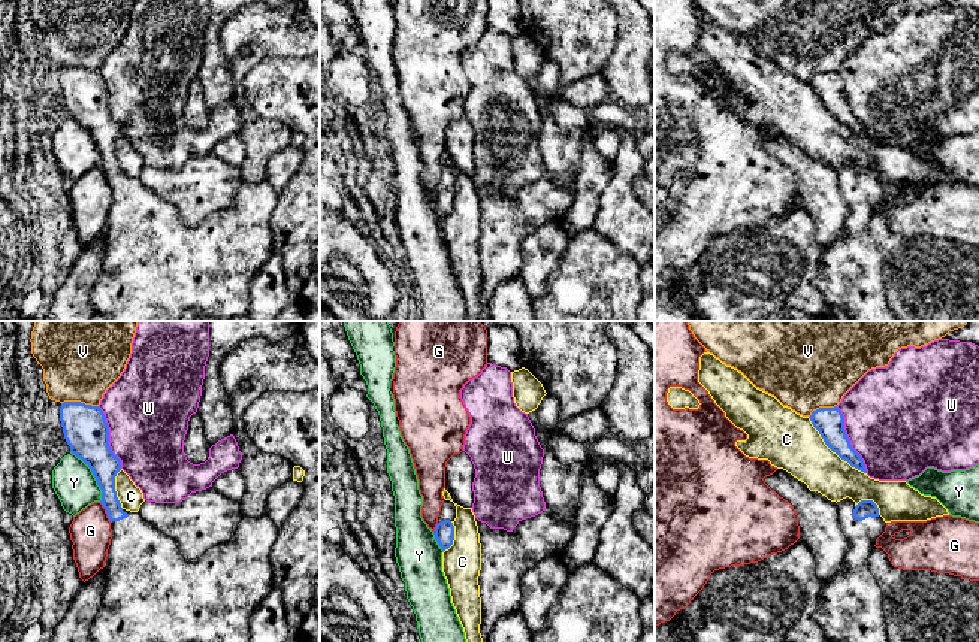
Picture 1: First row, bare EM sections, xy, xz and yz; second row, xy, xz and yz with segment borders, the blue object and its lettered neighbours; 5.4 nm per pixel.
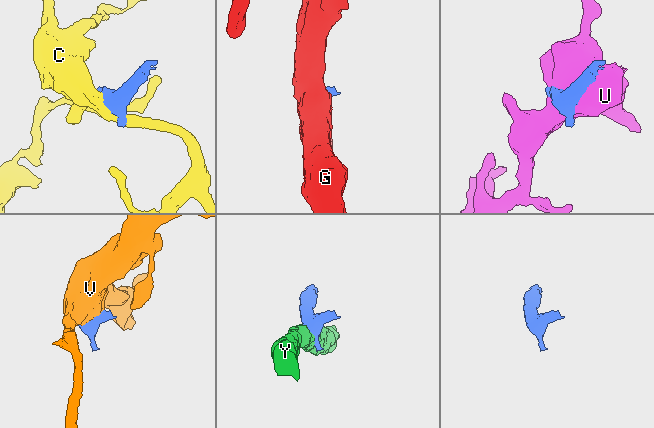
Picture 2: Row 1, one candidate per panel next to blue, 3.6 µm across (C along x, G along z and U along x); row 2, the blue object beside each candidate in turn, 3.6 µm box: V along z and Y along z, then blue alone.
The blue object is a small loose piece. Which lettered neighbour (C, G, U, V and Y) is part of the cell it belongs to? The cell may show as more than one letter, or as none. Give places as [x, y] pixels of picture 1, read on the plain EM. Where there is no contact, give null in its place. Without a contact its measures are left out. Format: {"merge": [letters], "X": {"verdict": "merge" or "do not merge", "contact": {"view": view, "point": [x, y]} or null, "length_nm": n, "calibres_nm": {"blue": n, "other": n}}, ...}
{"merge": [], "C": {"verdict": "do not merge", "contact": {"view": "yz", "point": [833, 117]}, "length_nm": 440, "calibres_nm": {"blue": 160, "other": 300}}, "G": {"verdict": "do not merge", "contact": {"view": "xy", "point": [106, 178]}, "length_nm": 130, "calibres_nm": {"blue": 150, "other": 220}}, "U": {"verdict": "do not merge", "contact": {"view": "yz", "point": [848, 105]}, "length_nm": 400, "calibres_nm": {"blue": 160, "other": 480}}, "V": {"verdict": "do not merge", "contact": {"view": "xy", "point": [79, 67]}, "length_nm": 200, "calibres_nm": {"blue": 240, "other": 360}}, "Y": {"verdict": "do not merge", "contact": {"view": "xy", "point": [93, 139]}, "length_nm": 320, "calibres_nm": {"blue": 240, "other": 220}}}

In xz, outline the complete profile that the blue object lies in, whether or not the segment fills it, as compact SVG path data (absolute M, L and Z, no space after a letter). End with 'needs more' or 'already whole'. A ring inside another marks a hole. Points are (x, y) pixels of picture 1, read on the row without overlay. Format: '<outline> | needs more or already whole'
M444 166L439 181L438 190L435 193L435 205L442 216L448 215L454 206L454 191L453 187L456 184L456 172L450 166Z | needs more

